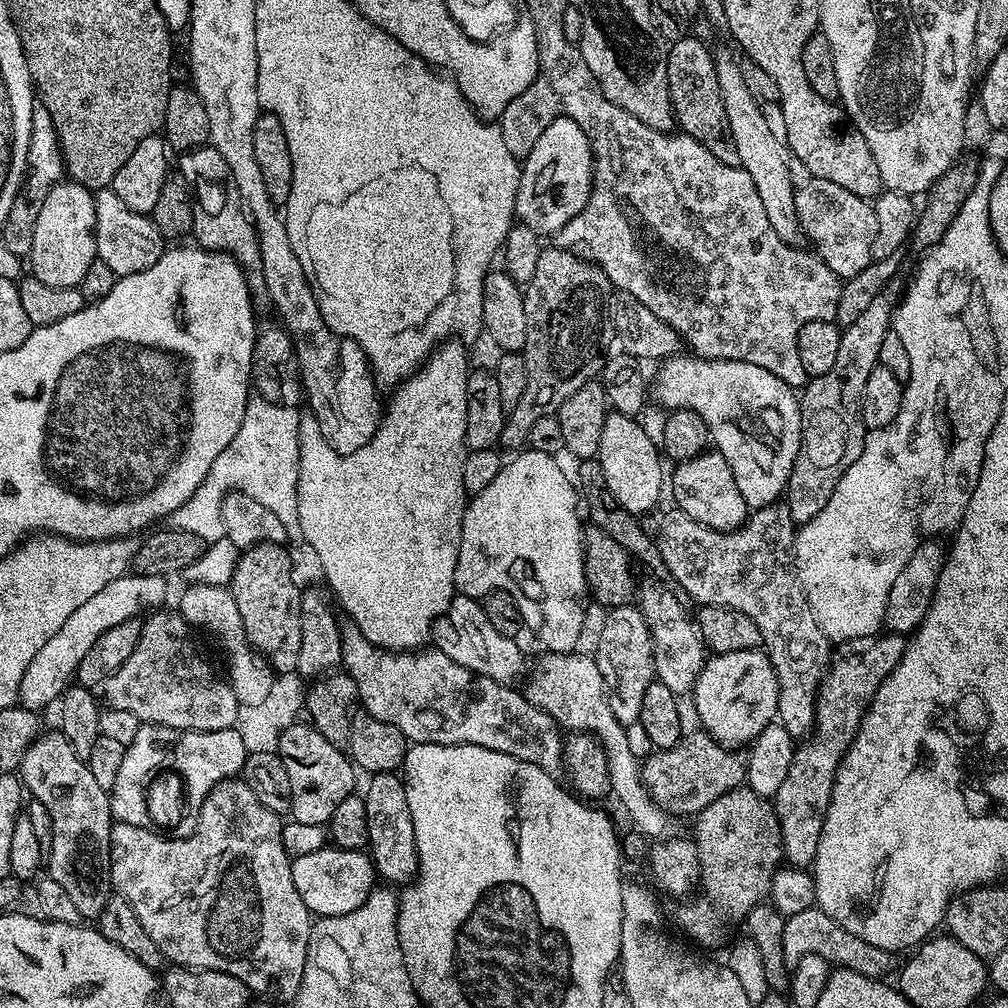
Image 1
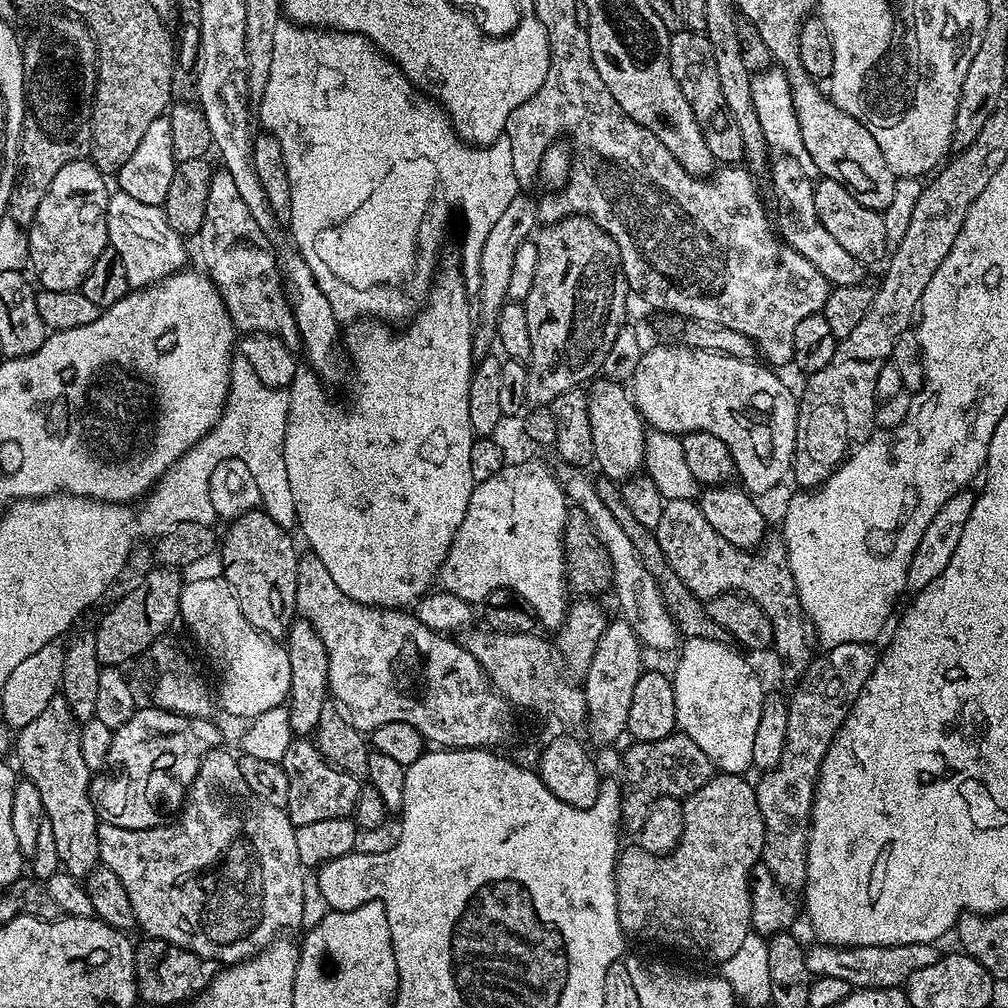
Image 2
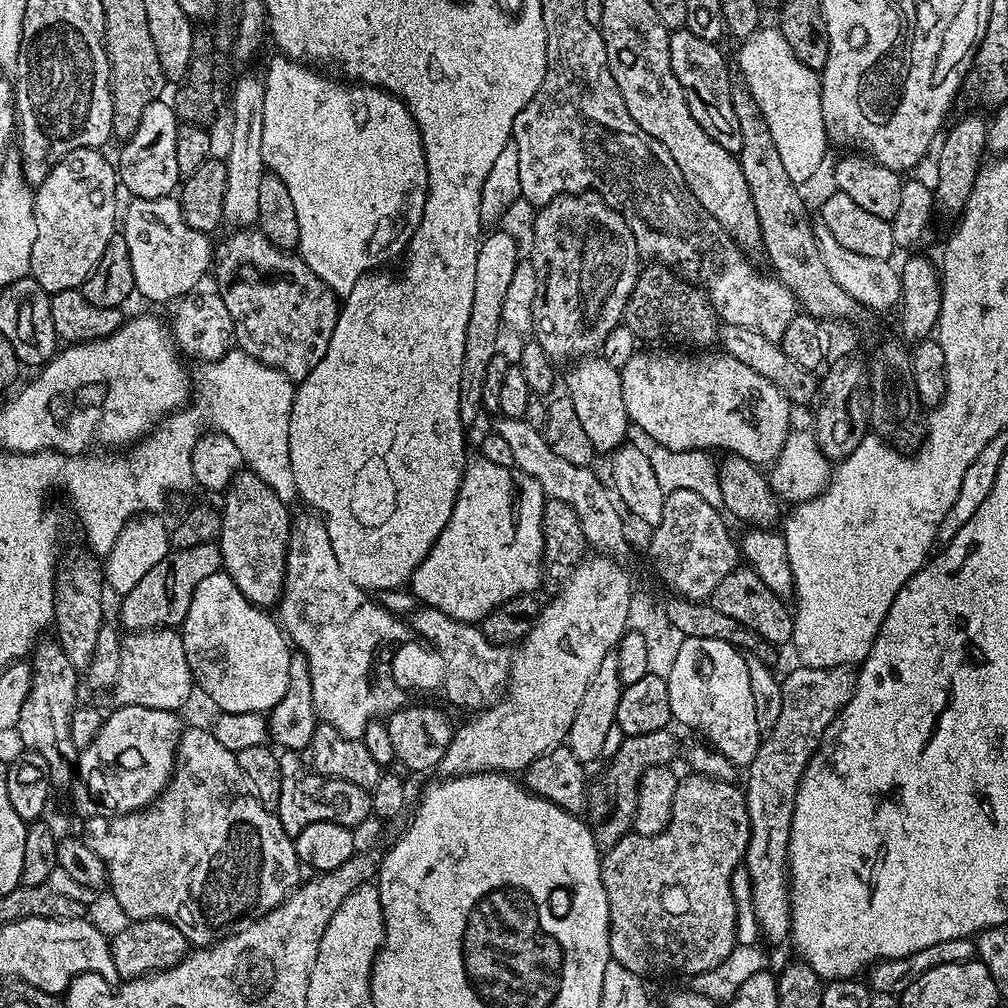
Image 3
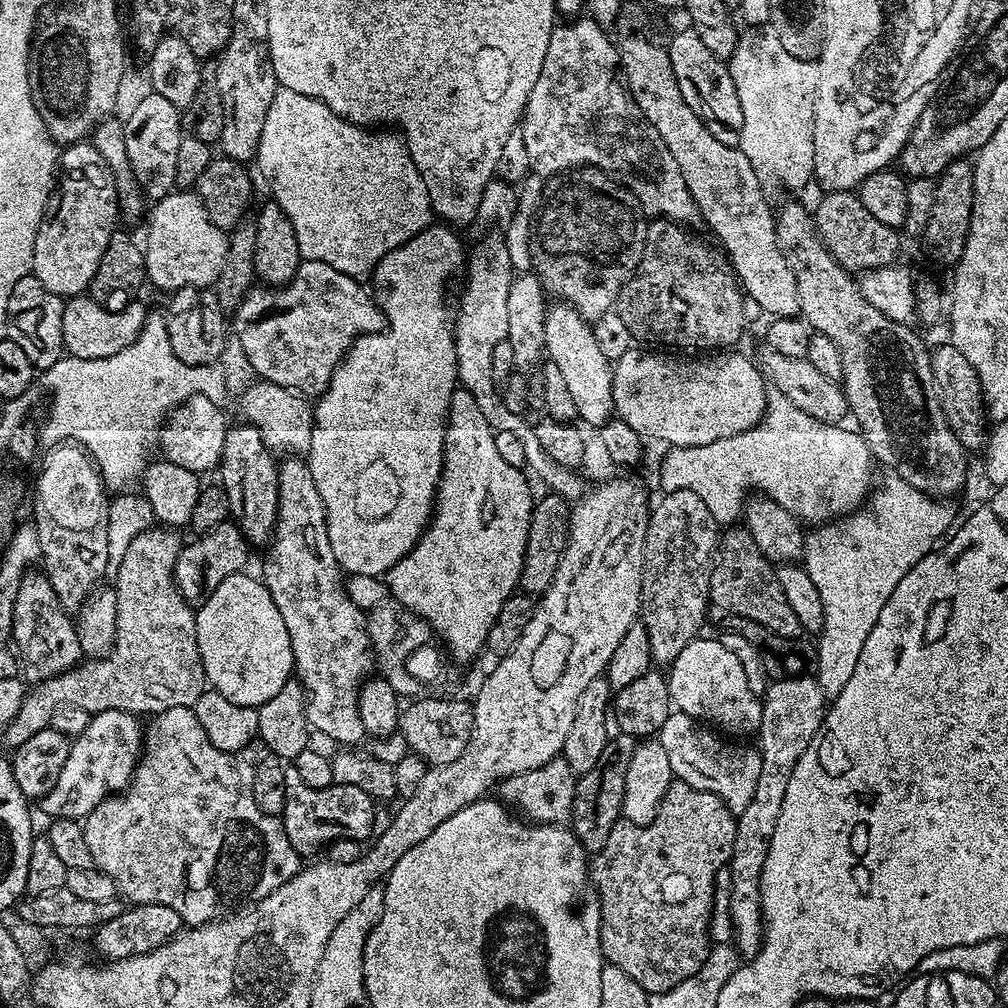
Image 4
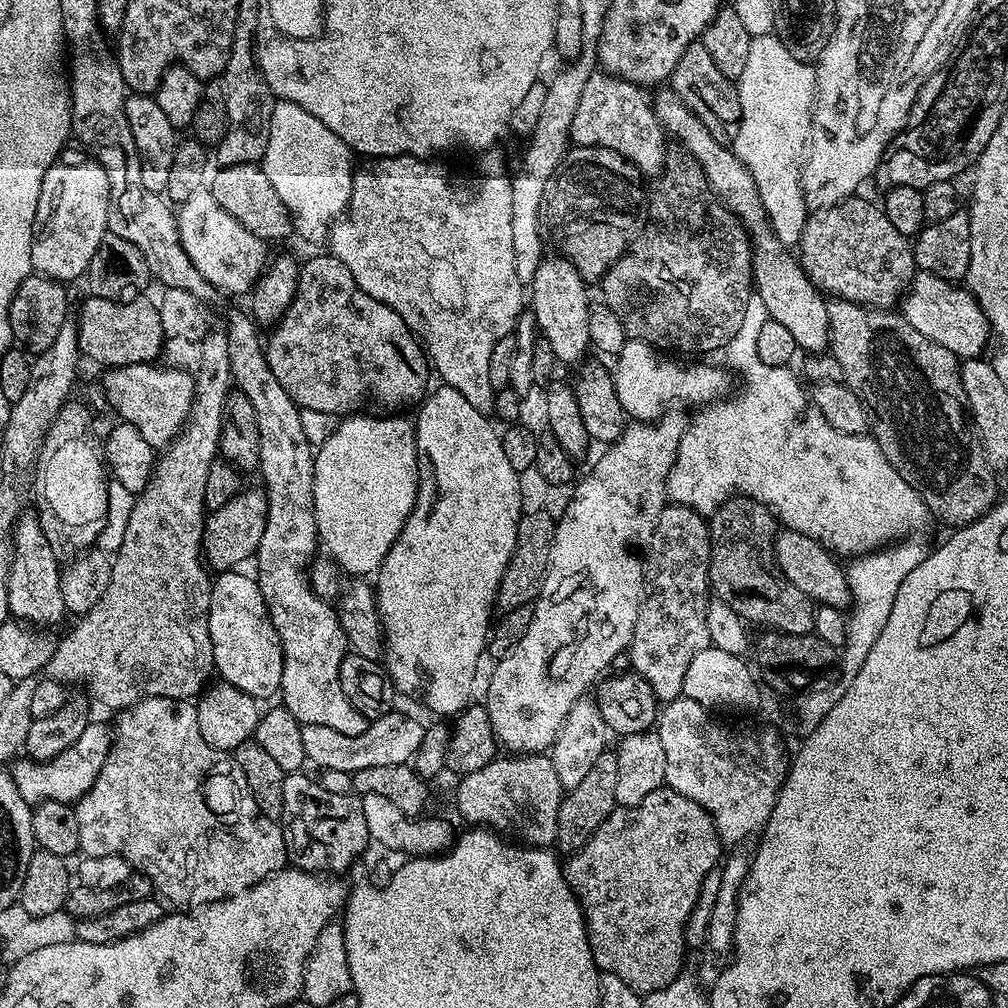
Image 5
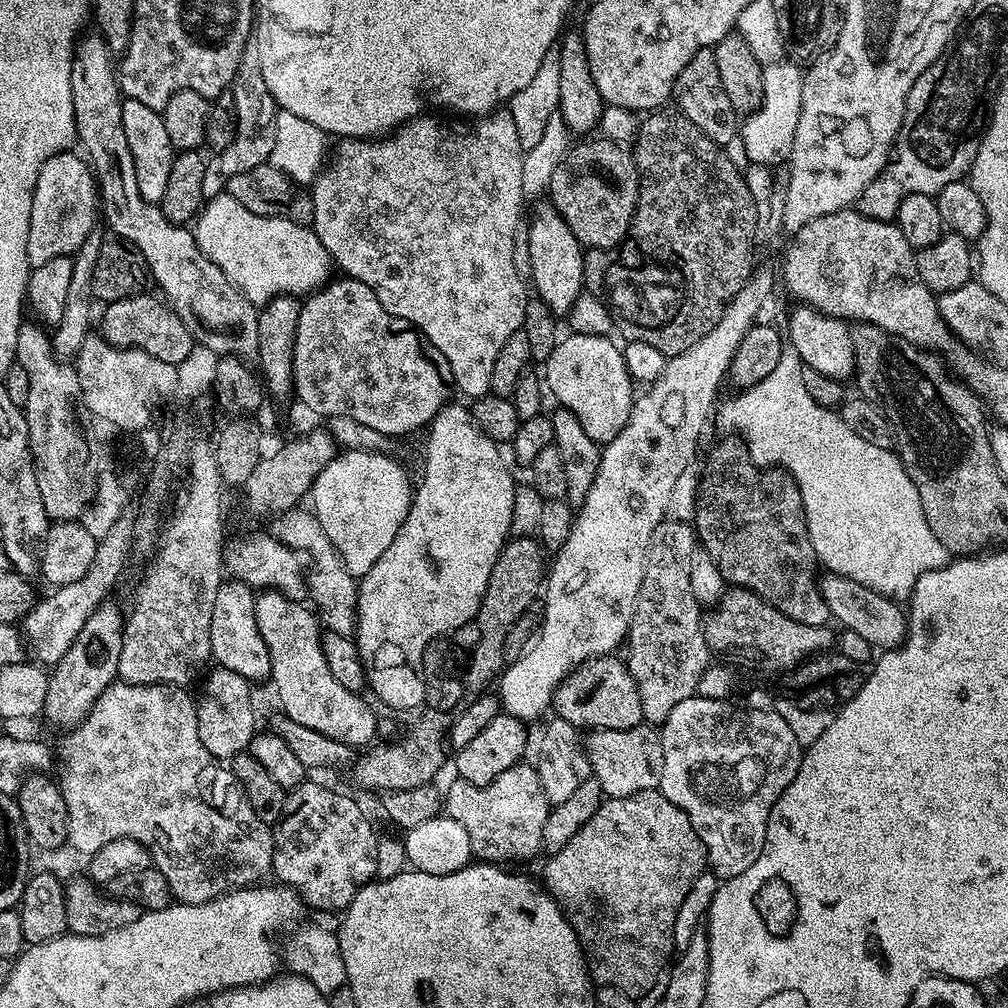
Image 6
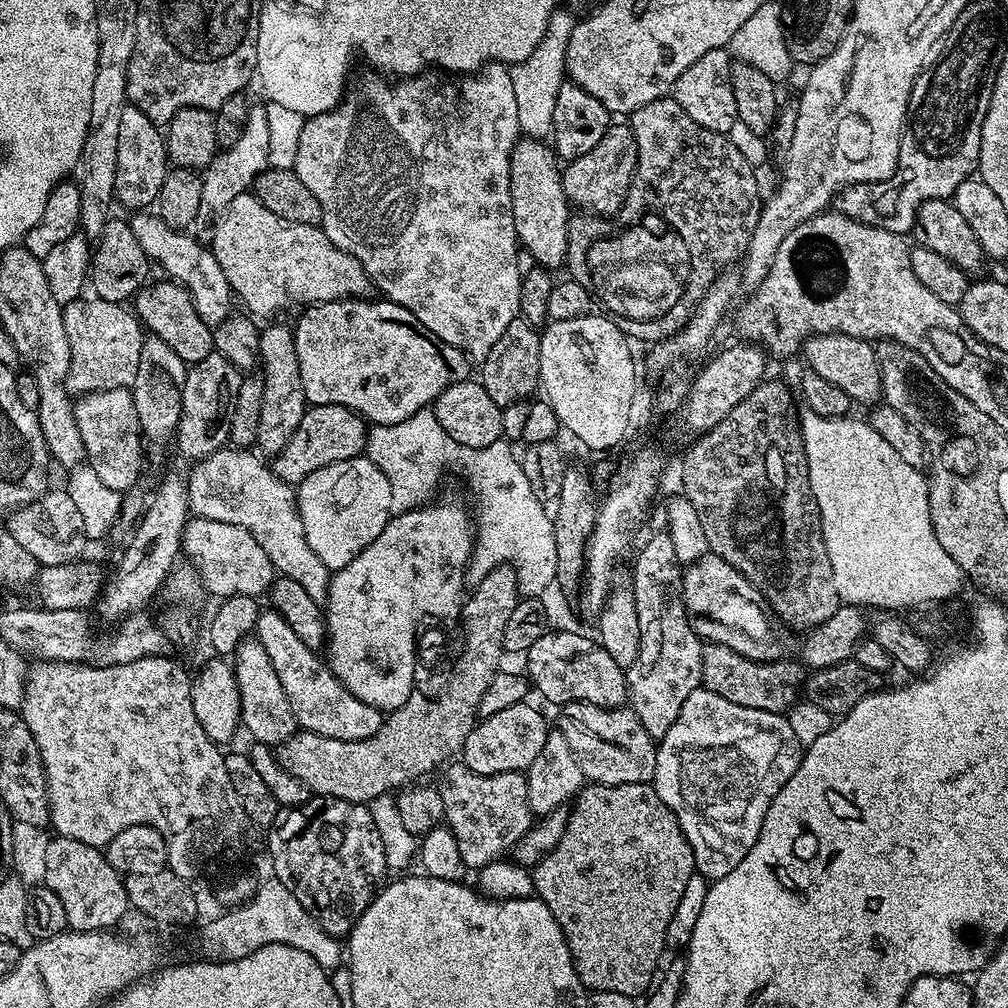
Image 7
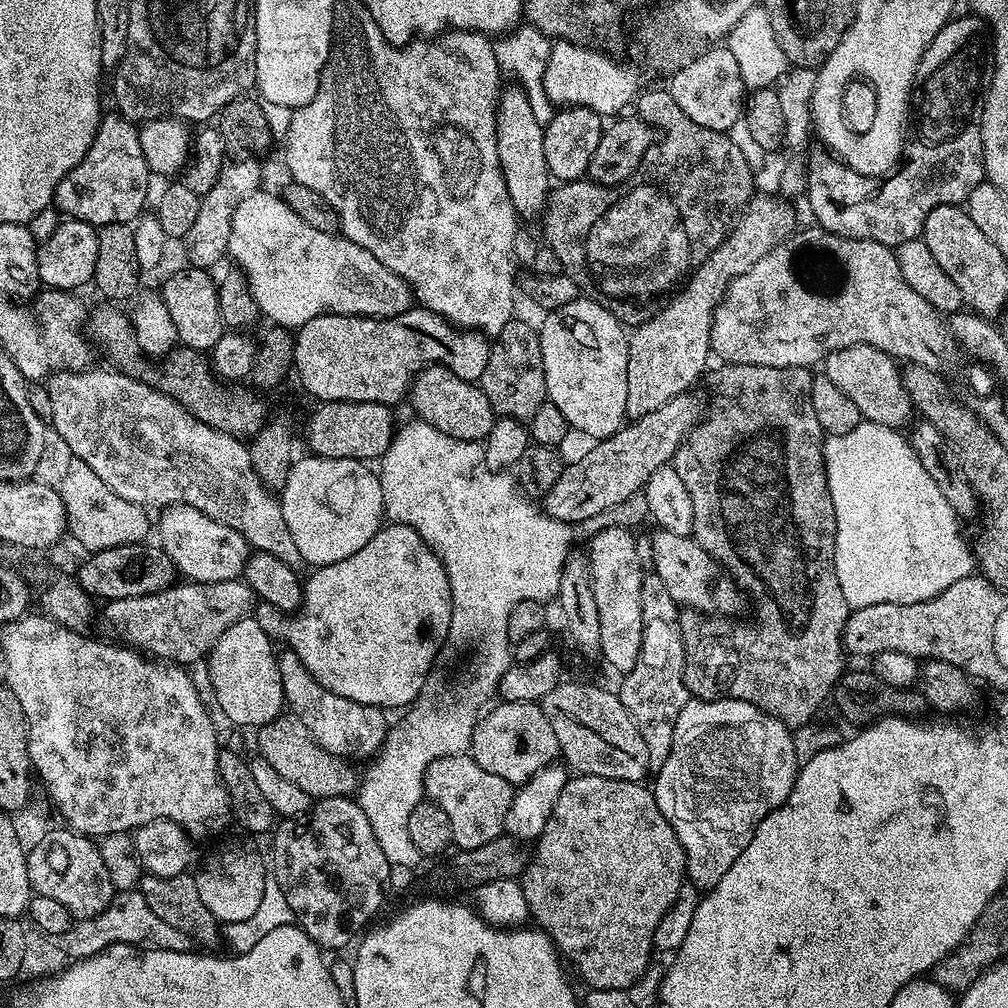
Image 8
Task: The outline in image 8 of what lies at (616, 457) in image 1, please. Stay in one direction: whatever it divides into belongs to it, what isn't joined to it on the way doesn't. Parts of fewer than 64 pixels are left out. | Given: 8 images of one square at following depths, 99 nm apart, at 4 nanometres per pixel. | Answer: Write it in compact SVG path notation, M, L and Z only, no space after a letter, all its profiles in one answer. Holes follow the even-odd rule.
M505 87L501 91L496 114L496 137L500 143L502 178L508 184L510 202L516 208L517 217L539 217L544 205L548 203L550 173L546 162L546 150L540 145L542 125L531 113L530 101L524 95L523 88Z

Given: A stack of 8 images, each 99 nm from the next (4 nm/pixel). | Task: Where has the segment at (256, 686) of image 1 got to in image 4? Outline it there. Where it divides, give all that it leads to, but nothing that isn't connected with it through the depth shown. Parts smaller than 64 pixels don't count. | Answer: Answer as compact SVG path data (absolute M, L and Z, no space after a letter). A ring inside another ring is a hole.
M235 572L235 574L230 575L225 581L220 582L215 590L208 593L208 595L203 599L203 602L199 605L196 613L196 624L195 624L195 640L198 642L200 662L203 664L205 681L209 684L209 687L218 693L222 694L226 700L234 703L234 705L240 705L242 707L257 708L265 704L274 698L275 694L278 694L282 690L282 686L288 680L284 677L284 660L280 660L280 624L284 623L282 619L282 614L278 611L278 606L274 605L274 600L270 597L270 592L267 587L265 587L261 579L256 579L249 575L248 572Z

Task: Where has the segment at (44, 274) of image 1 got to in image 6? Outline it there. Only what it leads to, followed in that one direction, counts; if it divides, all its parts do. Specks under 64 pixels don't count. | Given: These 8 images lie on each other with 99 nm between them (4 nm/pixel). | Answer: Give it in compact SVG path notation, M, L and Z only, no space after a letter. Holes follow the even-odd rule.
M69 150L42 162L30 206L30 234L26 238L26 258L32 268L50 258L75 257L98 224L98 185L89 161Z

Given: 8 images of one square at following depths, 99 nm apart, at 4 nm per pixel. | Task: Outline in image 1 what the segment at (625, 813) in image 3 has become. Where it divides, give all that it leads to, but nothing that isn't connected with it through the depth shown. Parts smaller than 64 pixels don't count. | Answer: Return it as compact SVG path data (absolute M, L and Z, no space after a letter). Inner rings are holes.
M703 730L695 731L681 736L673 748L662 748L653 751L653 756L643 757L640 766L640 777L644 780L652 801L673 817L695 817L706 810L710 802L741 787L746 780L746 760L743 755L736 753L739 751L719 744Z

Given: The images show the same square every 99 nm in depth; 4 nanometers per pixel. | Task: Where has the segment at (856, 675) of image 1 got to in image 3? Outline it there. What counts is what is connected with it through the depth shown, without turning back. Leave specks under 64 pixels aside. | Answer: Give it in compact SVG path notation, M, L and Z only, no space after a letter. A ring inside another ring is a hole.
M796 666L796 669L789 674L788 677L783 677L780 685L780 693L782 694L782 710L778 713L778 722L774 722L774 726L763 737L759 746L758 754L747 765L746 772L748 772L748 778L744 781L745 796L747 798L747 813L750 817L750 838L747 842L747 850L744 852L744 858L742 861L743 866L750 876L751 888L753 889L753 902L755 906L755 912L757 920L761 926L761 933L772 944L780 944L789 939L792 931L792 901L790 899L790 877L788 875L788 847L790 846L790 822L792 821L792 815L794 814L794 798L796 797L796 787L800 785L800 779L802 774L806 770L806 766L810 762L810 758L814 754L814 750L818 746L818 742L822 738L824 731L830 726L830 722L837 714L843 710L846 706L846 702L850 702L852 697L852 691L856 688L856 672L851 667L845 666L843 668L805 668L803 666Z

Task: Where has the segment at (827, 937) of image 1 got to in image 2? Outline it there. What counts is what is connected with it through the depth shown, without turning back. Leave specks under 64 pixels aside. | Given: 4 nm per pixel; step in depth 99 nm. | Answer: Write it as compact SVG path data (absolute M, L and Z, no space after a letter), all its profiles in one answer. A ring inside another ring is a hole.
M819 942L813 943L813 945L813 948L809 947L804 954L806 966L812 971L813 977L842 978L847 984L851 984L853 989L900 988L907 985L910 974L914 974L914 970L923 970L925 966L938 962L942 955L941 949L936 949L939 947L935 943L907 944L906 946L858 946L857 948L841 948L835 944L822 944Z

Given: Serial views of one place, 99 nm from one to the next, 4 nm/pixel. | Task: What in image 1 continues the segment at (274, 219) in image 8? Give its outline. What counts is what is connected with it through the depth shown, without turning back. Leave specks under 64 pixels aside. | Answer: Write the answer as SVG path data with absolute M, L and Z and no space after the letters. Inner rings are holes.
M111 187L99 189L96 198L96 254L106 262L116 277L138 274L154 264L165 251L166 244L156 228L156 223L145 213L130 210L112 192Z

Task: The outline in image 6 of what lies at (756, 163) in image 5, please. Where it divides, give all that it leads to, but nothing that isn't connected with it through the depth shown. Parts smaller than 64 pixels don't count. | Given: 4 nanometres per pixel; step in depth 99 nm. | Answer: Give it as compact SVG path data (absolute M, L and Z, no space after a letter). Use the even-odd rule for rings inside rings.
M777 61L763 67L763 101L751 115L745 117L740 128L747 159L752 163L778 166L792 153L794 134L801 116L803 73L795 63Z

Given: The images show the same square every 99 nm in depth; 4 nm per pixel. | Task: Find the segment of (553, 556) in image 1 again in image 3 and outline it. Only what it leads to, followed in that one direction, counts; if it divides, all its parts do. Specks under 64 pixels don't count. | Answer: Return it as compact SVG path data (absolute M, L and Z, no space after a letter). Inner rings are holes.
M483 458L469 463L450 514L450 522L438 534L430 554L414 570L410 581L413 592L421 605L437 608L455 620L467 624L483 621L490 610L515 596L535 593L540 584L540 568L544 564L544 535L542 534L542 510L545 494L542 486L530 474L506 466L494 466Z

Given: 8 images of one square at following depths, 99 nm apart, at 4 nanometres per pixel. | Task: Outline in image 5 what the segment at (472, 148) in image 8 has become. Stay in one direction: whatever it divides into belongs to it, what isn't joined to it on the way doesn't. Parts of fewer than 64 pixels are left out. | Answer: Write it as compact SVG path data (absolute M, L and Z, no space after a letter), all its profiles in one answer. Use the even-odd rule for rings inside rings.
M488 150L483 153L484 156L484 172L485 176L456 176L451 180L448 177L448 172L440 164L432 164L431 159L421 158L418 156L382 156L371 161L372 166L364 171L357 171L352 179L352 193L348 199L348 207L346 209L346 215L337 220L332 225L328 239L326 241L327 247L330 246L331 255L338 258L338 262L342 262L342 266L346 266L346 270L350 270L350 274L354 274L354 282L358 282L358 286L362 286L362 290L366 290L366 294L370 294L370 298L378 298L378 302L382 302L386 306L390 306L397 314L404 319L408 324L408 327L412 329L413 333L422 341L423 347L426 349L426 355L430 361L431 367L441 376L443 383L447 387L451 388L453 392L462 394L462 398L466 398L466 402L470 402L470 406L474 406L474 410L483 412L485 414L491 413L496 407L496 393L498 389L490 382L490 354L494 351L494 346L498 346L498 342L502 342L502 338L513 335L516 331L516 323L520 317L521 312L526 308L526 288L525 285L520 284L518 276L515 274L514 266L514 245L513 245L513 195L511 194L512 188L512 176L506 174L503 176L500 173L500 156L496 153L496 150Z

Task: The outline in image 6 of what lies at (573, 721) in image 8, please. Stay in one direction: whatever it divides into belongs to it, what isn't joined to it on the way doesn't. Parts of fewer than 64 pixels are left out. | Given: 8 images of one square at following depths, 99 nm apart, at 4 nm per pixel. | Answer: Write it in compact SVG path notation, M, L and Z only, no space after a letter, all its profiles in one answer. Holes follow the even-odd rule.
M641 726L614 730L597 728L586 736L588 767L591 775L600 783L605 797L624 798L642 790L659 789L662 778L662 744L655 727Z

